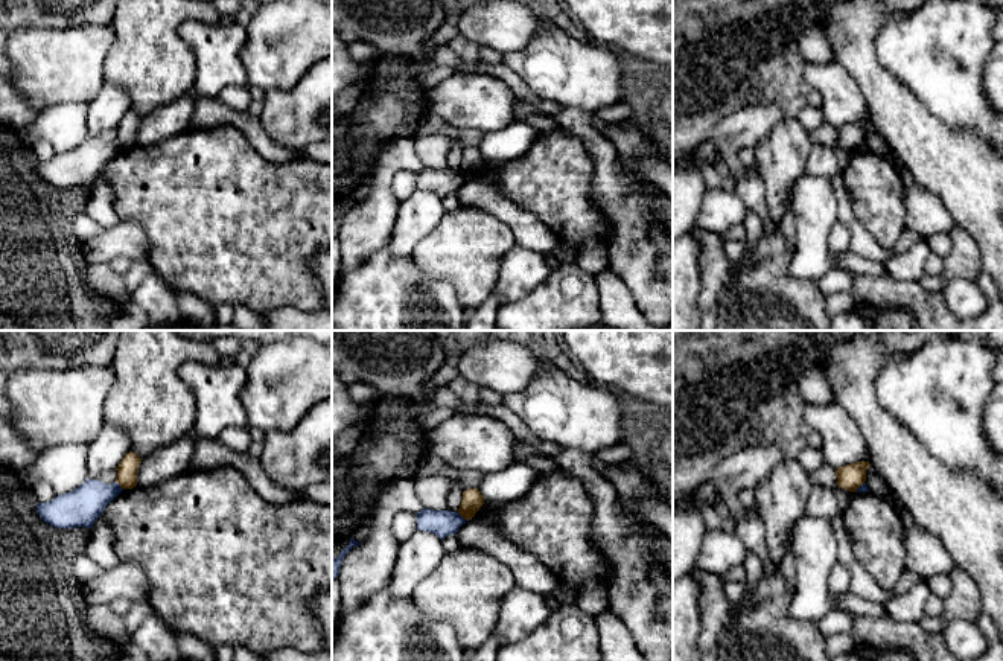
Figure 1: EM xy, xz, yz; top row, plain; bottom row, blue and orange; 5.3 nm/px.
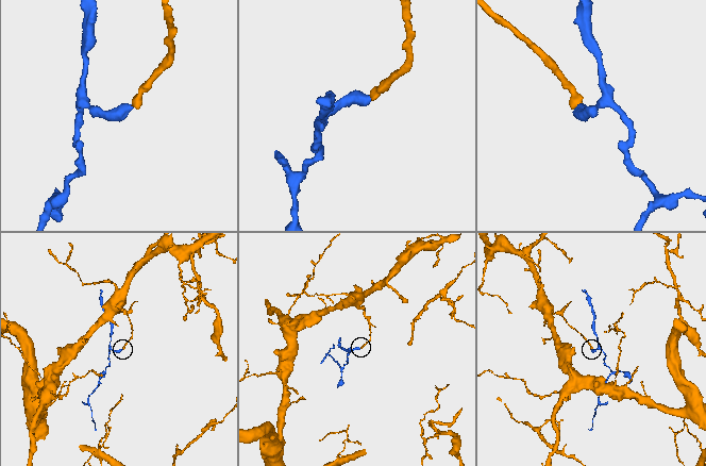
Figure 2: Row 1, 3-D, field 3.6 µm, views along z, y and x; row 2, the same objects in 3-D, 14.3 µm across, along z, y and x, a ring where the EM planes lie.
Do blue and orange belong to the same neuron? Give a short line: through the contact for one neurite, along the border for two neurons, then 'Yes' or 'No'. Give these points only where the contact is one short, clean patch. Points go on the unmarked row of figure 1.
Line: xy (114, 140), (122, 148). No

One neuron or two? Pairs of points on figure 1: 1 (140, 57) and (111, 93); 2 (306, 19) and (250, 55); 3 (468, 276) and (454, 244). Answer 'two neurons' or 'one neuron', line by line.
1: two neurons
2: one neuron
3: one neuron

